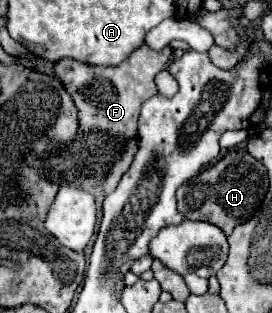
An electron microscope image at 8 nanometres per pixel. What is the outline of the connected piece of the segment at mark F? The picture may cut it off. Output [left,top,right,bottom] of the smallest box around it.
[54,47,172,145]

